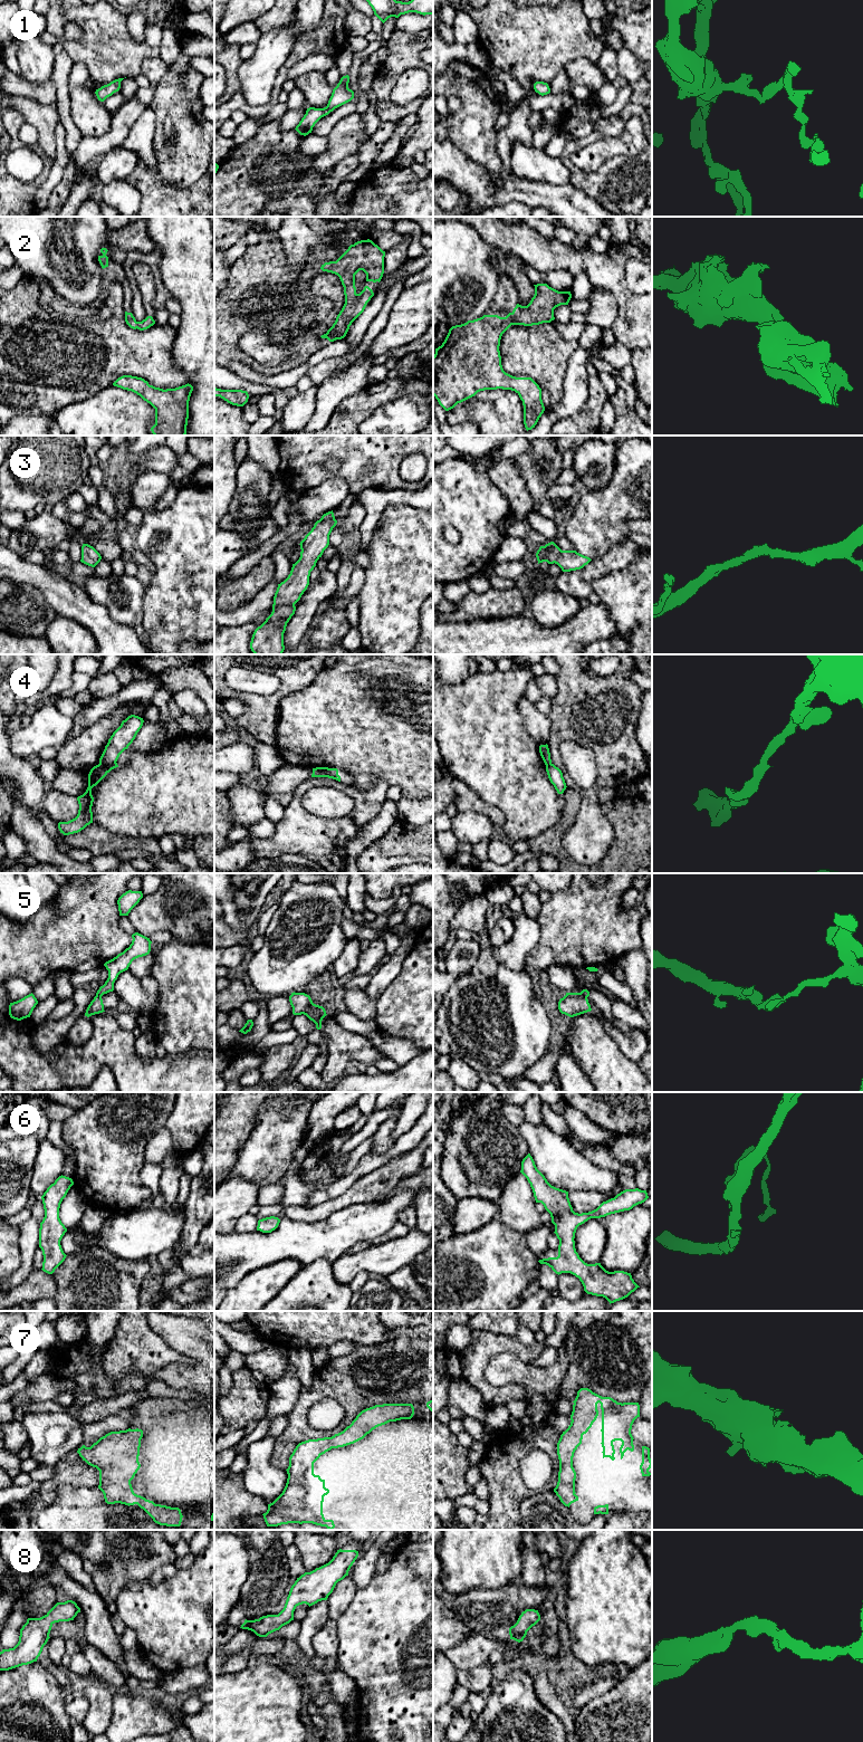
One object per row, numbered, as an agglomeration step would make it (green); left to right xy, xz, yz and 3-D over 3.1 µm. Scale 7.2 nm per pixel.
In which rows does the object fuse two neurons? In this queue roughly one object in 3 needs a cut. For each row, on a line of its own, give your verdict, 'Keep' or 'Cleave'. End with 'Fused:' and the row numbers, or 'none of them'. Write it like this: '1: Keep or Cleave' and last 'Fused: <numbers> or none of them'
1: Keep
2: Keep
3: Keep
4: Cleave
5: Cleave
6: Keep
7: Keep
8: Keep
Fused: 4, 5

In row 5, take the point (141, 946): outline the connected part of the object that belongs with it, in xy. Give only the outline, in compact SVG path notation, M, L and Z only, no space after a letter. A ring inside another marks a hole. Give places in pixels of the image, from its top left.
M138 932L133 934L132 938L133 940L128 948L104 964L108 970L108 978L105 984L99 987L96 993L97 995L103 996L104 994L113 992L114 983L118 975L127 970L134 959L150 954L152 944L150 938Z

